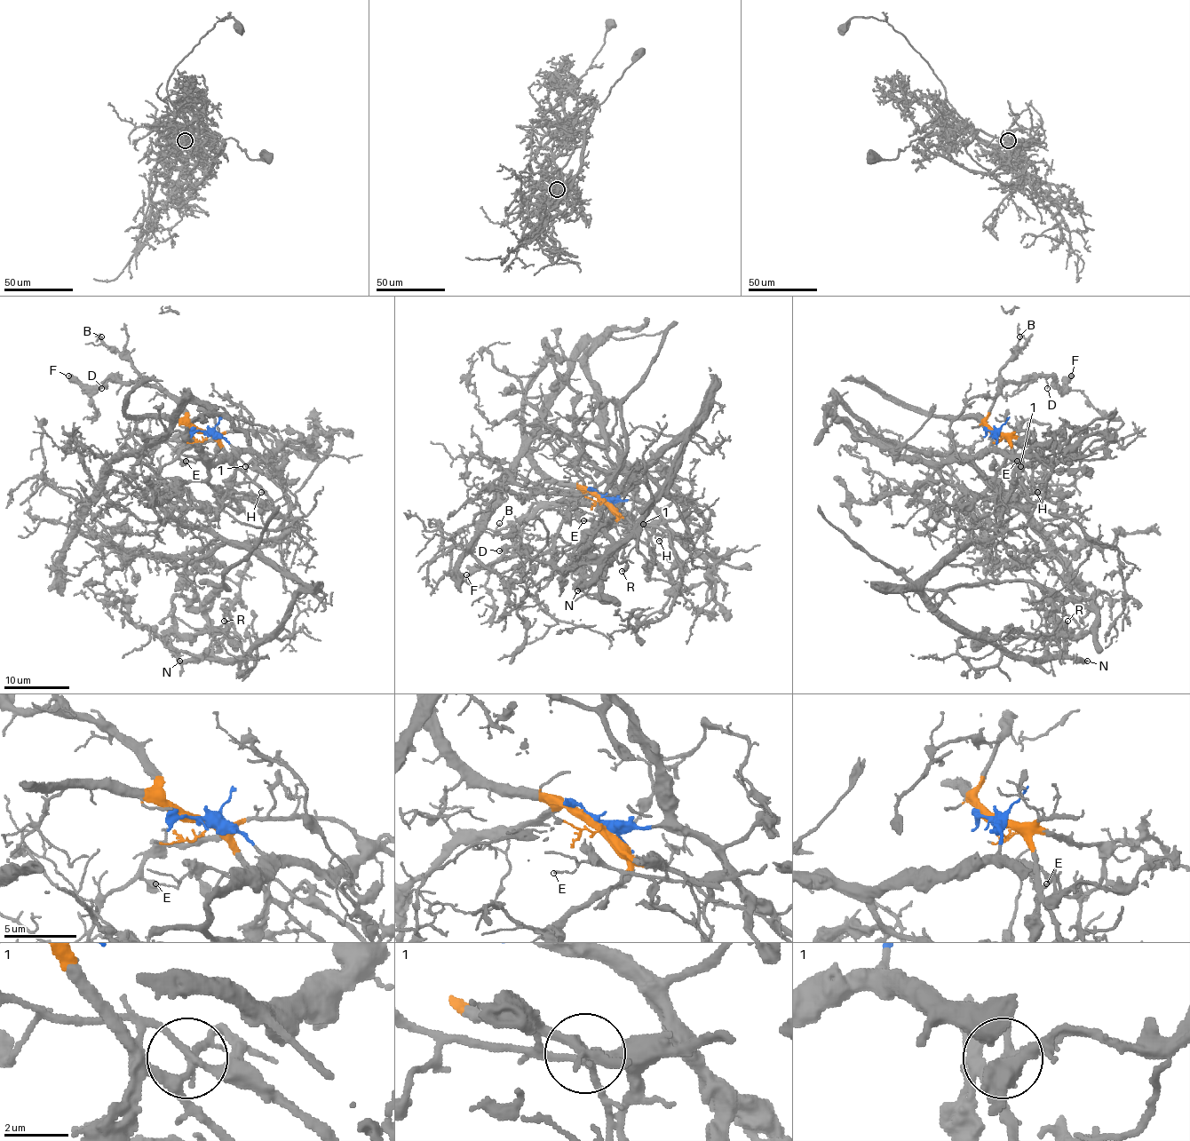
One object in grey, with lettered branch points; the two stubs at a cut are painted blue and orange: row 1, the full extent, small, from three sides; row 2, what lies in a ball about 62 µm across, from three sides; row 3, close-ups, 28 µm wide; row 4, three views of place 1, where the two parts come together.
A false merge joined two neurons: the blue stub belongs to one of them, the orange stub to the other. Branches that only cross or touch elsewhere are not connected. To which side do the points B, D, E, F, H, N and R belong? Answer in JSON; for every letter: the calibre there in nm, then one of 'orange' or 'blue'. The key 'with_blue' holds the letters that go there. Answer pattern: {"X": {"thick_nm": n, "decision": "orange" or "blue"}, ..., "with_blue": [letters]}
{"B": {"thick_nm": 130, "decision": "orange"}, "D": {"thick_nm": 90, "decision": "orange"}, "E": {"thick_nm": 110, "decision": "blue"}, "F": {"thick_nm": 400, "decision": "orange"}, "H": {"thick_nm": 100, "decision": "orange"}, "N": {"thick_nm": 440, "decision": "blue"}, "R": {"thick_nm": 320, "decision": "blue"}, "with_blue": ["E", "N", "R"]}

